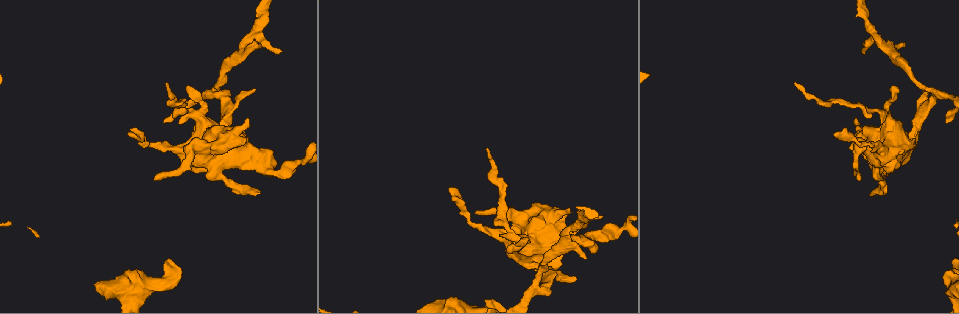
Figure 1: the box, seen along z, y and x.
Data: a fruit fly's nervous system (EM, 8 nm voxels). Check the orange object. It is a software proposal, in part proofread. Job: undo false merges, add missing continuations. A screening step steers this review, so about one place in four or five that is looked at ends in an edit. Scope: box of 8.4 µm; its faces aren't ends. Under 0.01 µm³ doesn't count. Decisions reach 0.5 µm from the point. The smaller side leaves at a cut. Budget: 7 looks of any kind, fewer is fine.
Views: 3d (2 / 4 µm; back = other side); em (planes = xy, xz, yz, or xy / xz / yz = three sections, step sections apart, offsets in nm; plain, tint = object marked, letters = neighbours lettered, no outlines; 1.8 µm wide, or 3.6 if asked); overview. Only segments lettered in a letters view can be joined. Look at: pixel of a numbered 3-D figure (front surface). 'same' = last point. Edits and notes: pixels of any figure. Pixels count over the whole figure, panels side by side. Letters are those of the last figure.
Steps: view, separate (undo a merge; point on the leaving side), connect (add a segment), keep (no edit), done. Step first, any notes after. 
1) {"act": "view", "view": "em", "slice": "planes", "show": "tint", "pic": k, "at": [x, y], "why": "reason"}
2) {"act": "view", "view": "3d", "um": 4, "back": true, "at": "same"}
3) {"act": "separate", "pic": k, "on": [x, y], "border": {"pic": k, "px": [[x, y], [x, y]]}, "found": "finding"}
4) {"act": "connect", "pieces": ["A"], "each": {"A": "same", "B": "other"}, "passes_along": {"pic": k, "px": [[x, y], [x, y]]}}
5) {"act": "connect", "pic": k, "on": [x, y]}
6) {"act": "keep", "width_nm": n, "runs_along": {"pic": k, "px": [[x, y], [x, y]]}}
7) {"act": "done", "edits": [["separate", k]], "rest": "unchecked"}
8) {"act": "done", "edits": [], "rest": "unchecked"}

{"act": "view", "view": "em", "um": 3.6, "slice": "xy", "step": 16, "show": "letters", "pic": 1, "at": [223, 138], "why": "abrupt turn"}

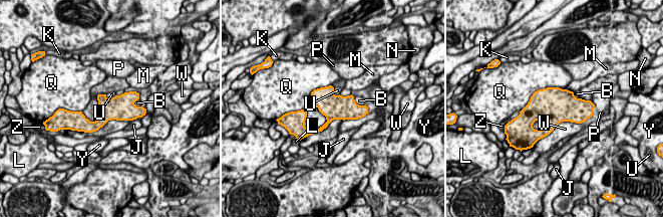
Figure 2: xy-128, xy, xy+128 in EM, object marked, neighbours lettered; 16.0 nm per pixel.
{"act": "view", "view": "em", "um": 3.6, "slice": "planes", "show": "letters", "at": "same", "why": "another direction"}

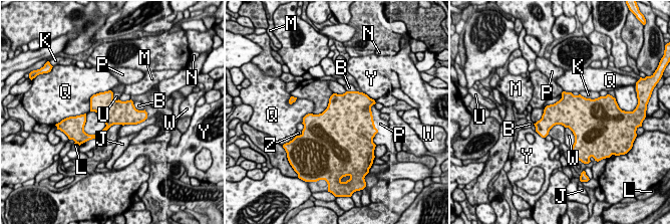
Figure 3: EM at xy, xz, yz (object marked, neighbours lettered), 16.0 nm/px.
{"act": "keep", "each": {"B": "other", "J": "other", "K": "other", "L": "other", "M": "other", "N": "other", "P": "other", "Q": "other", "U": "other", "W": "other", "Y": "other", "Z": "other"}, "border": {"pic": 3, "px": [[562, 94], [545, 107], [534, 124]]}, "found": "all the same cell"}

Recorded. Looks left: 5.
{"act": "view", "view": "3d", "um": 4, "back": true, "pic": 1, "at": [450, 188], "why": "end of a long branch"}

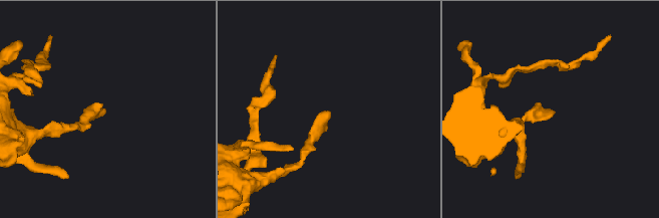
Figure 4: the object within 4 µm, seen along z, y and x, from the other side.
{"act": "view", "view": "em", "slice": "planes", "show": "letters", "pic": 4, "at": [103, 110], "why": "now the EM"}

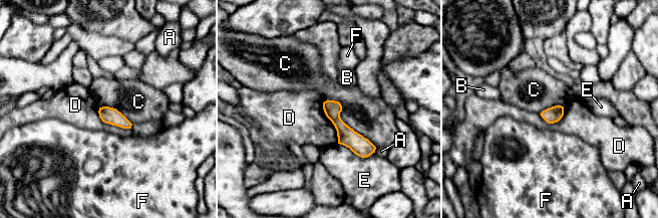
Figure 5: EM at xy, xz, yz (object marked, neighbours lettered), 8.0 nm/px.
{"act": "keep", "width_nm": 130, "each": {"A": "other", "B": "other", "C": "other", "D": "other", "E": "other", "F": "other"}, "border": {"pic": 5, "px": [[323, 101], [376, 147]]}, "found": "none of them fits"}

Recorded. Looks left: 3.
{"act": "view", "view": "em", "slice": "planes", "show": "letters", "pic": 1, "at": [599, 217], "why": "thin end"}

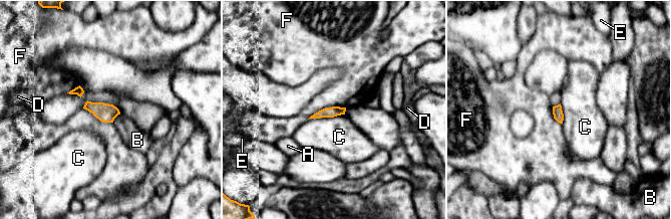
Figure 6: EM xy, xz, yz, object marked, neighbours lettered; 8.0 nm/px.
{"act": "keep", "each": {"A": "other", "B": "other", "C": "other", "D": "other", "E": "other", "F": "other"}, "border": {"pic": 6, "px": [[344, 114], [308, 120]]}, "found": "no lettered segment goes on from it"}

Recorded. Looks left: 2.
{"act": "done", "edits": [], "rest": "unchecked"}

